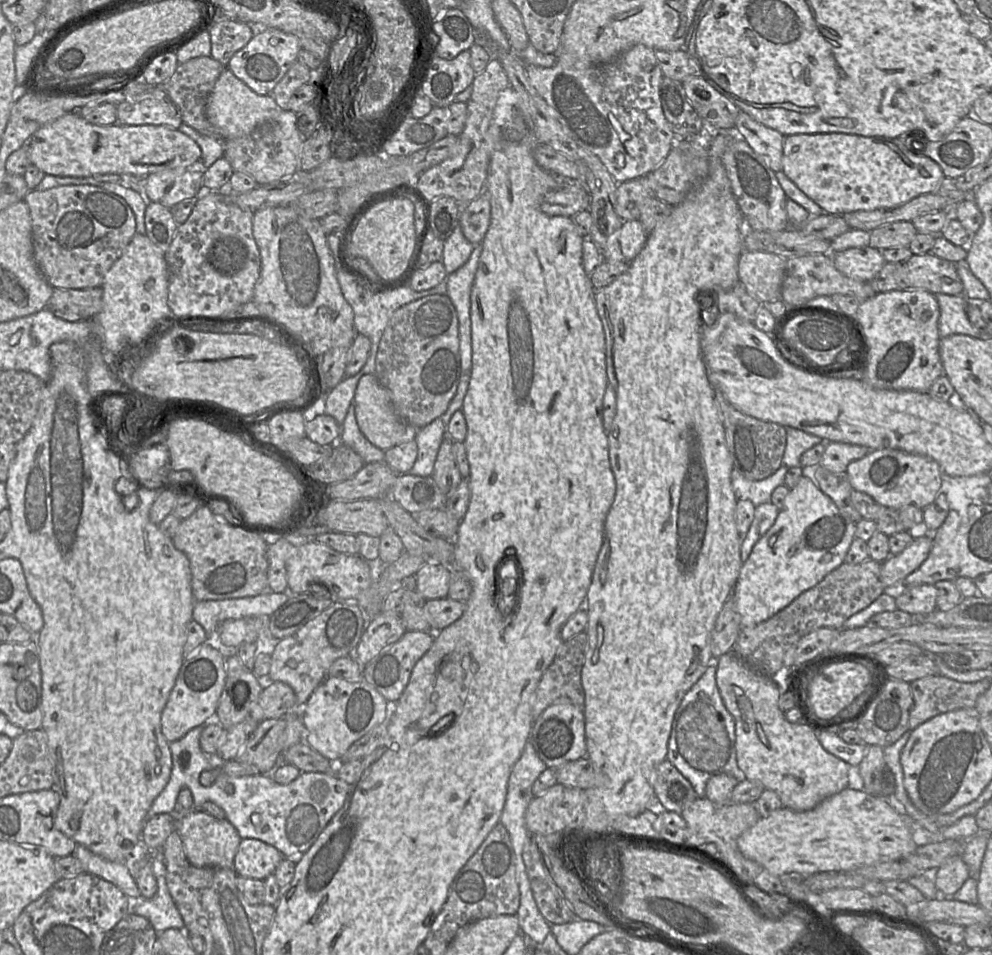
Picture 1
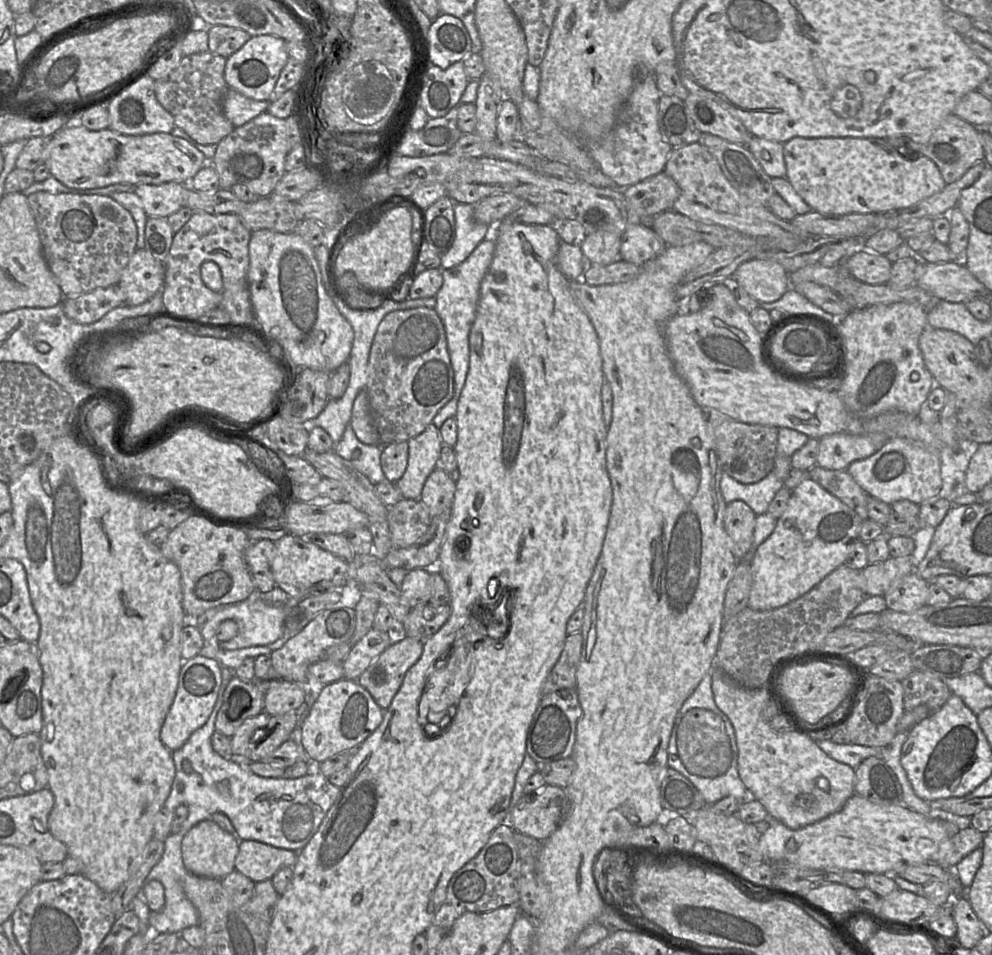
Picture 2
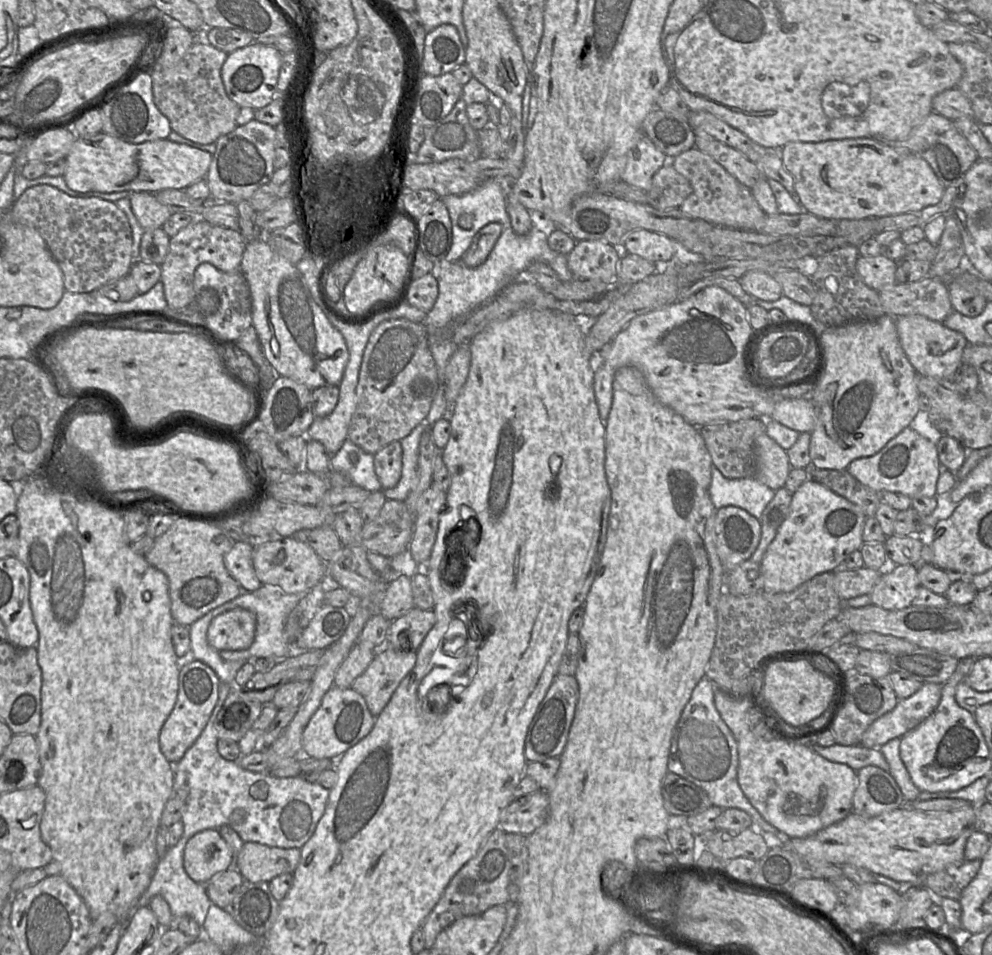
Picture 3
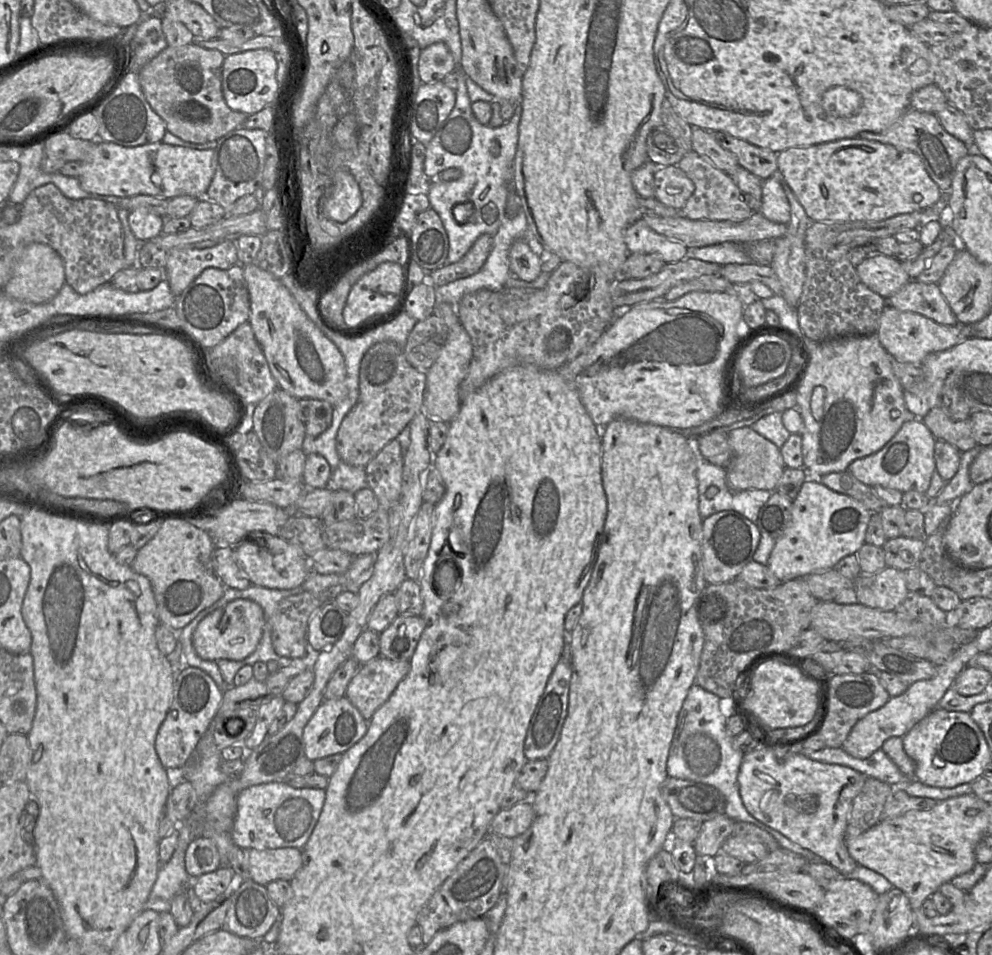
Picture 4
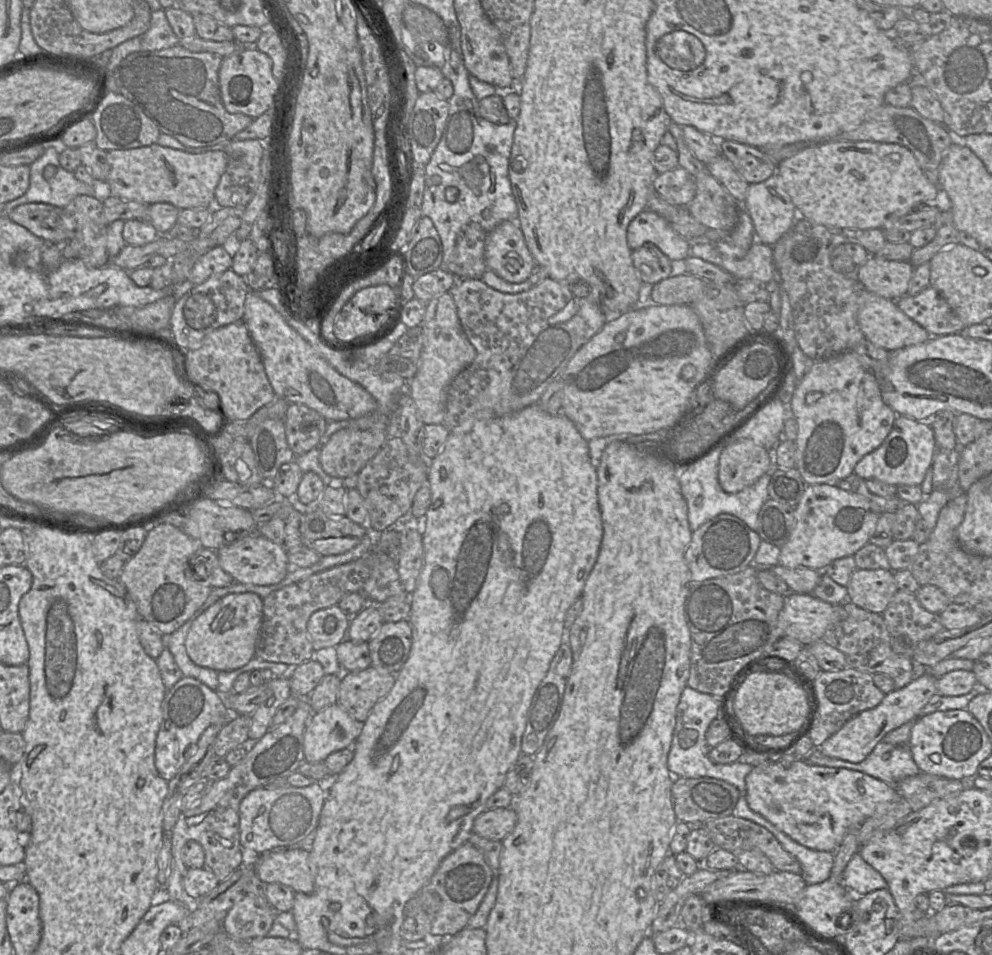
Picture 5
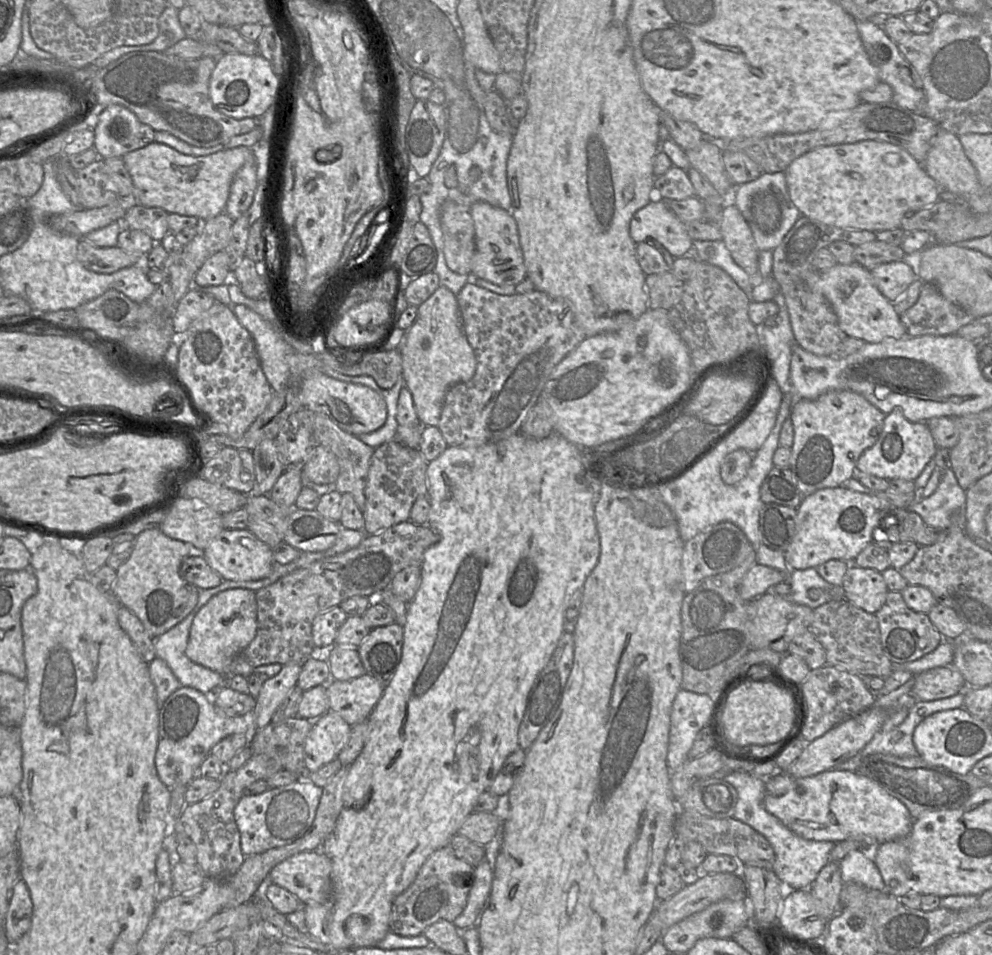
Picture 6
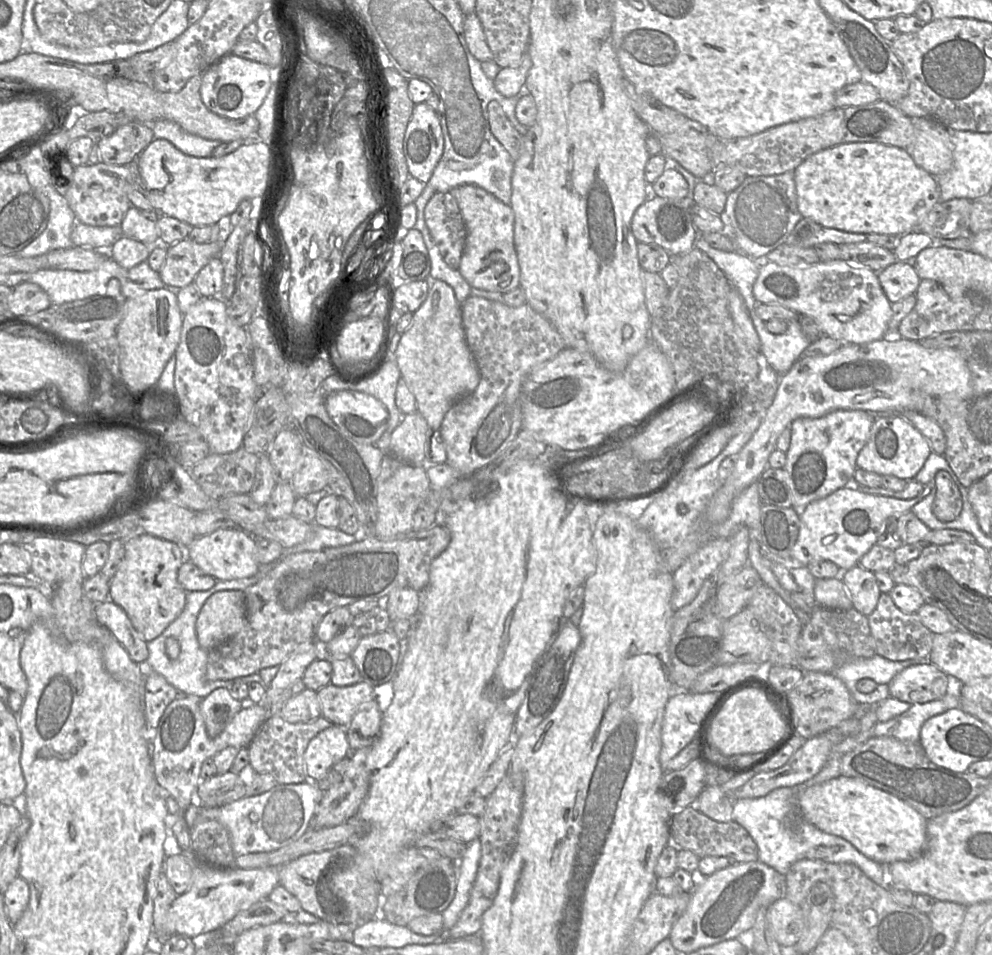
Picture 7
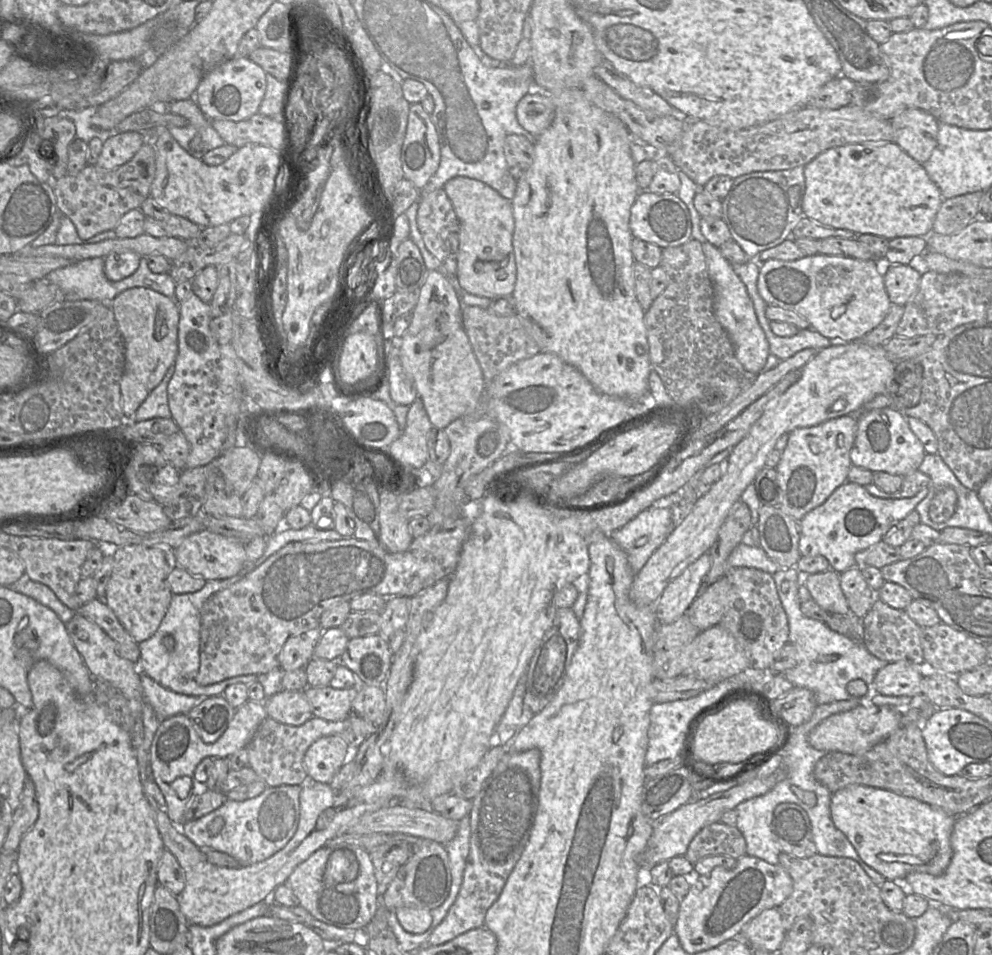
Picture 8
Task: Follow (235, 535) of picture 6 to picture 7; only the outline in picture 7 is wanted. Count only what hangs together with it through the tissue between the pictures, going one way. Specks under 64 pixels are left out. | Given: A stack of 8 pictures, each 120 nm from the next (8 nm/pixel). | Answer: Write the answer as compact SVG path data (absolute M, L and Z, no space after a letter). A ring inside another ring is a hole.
M238 527L218 529L211 534L196 537L185 549L190 560L216 580L228 581L253 576L259 568L255 537Z

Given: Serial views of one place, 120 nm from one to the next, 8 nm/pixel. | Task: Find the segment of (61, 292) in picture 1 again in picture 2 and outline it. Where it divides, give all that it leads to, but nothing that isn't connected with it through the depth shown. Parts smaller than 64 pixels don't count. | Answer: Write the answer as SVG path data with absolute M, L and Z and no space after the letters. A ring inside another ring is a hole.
M118 284L97 288L79 296L63 297L64 313L81 324L91 324L123 304L124 293Z

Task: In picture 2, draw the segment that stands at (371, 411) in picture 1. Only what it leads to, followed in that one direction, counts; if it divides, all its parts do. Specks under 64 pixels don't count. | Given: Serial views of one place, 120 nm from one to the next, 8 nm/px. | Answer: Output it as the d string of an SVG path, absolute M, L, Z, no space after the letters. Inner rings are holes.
M366 386L354 400L349 423L361 442L367 445L380 445L380 438L371 417Z

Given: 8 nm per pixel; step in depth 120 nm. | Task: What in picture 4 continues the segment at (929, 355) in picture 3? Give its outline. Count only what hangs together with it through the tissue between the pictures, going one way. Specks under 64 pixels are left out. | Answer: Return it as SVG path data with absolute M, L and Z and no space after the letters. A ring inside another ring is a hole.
M886 304L876 332L883 347L897 360L921 365L932 353L949 349L972 336L972 325L943 325L910 311L901 311Z

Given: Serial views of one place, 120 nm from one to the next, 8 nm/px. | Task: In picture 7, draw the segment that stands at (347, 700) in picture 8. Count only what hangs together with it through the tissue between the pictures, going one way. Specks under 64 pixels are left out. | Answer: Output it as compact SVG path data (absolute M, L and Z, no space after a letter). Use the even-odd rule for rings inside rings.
M364 680L350 686L332 683L317 691L321 714L332 724L347 728L356 712L368 702L375 700L375 688Z

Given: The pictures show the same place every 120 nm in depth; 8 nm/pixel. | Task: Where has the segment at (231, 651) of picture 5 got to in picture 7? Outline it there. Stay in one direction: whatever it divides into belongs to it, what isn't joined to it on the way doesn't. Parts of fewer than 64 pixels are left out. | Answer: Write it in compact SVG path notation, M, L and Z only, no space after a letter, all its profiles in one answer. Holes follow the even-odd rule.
M222 590L204 603L196 620L199 645L213 650L238 634L246 623L246 597L241 590Z

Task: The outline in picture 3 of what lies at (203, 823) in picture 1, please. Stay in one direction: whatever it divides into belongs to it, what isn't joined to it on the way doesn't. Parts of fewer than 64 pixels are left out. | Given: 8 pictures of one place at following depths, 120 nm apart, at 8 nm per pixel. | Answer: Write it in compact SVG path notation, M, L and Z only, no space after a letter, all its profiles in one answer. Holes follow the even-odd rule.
M206 829L187 842L183 864L191 879L205 884L216 874L234 866L234 855L218 830Z

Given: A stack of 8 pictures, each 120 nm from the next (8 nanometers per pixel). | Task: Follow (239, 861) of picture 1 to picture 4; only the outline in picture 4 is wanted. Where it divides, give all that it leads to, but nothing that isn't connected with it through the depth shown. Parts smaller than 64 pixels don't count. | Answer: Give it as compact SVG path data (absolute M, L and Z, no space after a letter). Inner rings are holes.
M284 847L247 850L250 879L260 885L275 880L291 881L302 867L302 850Z

